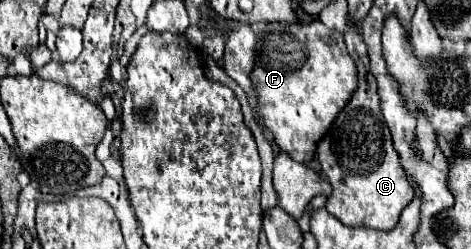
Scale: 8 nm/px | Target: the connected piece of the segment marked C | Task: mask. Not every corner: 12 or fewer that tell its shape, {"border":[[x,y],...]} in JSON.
{"border":[[356,29],[358,87],[318,141],[326,211],[392,229],[414,199]]}

